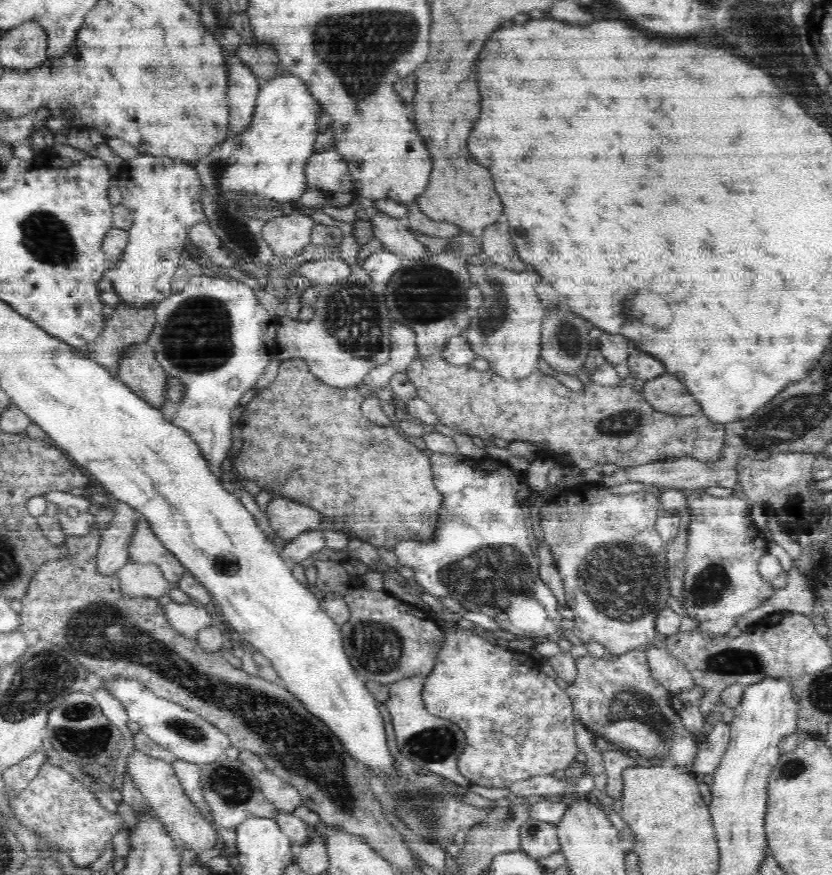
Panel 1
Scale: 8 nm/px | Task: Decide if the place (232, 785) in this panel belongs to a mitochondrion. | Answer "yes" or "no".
yes

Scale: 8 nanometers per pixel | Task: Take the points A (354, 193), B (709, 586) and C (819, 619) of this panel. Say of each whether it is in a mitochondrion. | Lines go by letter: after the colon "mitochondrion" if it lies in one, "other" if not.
A: other
B: mitochondrion
C: other

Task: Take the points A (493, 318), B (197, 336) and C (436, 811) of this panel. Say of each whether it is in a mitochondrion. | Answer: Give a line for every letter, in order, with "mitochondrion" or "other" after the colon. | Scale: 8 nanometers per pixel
A: mitochondrion
B: mitochondrion
C: mitochondrion

